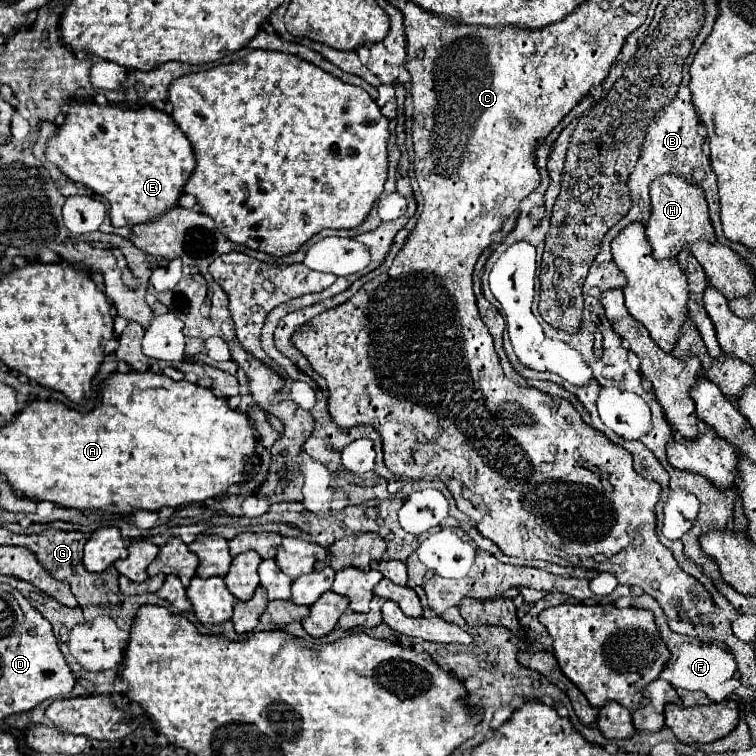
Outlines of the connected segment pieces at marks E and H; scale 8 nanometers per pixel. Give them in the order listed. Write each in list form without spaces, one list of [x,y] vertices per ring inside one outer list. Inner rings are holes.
[[[69,100],[65,102],[63,108],[65,108],[65,122],[57,126],[55,134],[47,140],[45,156],[67,178],[85,184],[95,194],[109,200],[113,210],[111,216],[113,226],[147,222],[177,204],[177,198],[183,194],[183,186],[195,168],[195,156],[189,140],[169,114],[151,106],[141,106],[139,110],[123,108],[113,102],[101,106],[95,100],[87,102]]]
[[[663,174],[651,182],[649,194],[651,194],[651,216],[645,224],[645,232],[647,240],[651,242],[655,258],[673,258],[679,254],[681,248],[687,248],[703,266],[711,284],[725,298],[729,300],[739,298],[755,290],[751,266],[745,260],[739,260],[737,252],[733,252],[729,246],[723,246],[717,240],[709,220],[705,192],[699,184],[691,184],[679,174]]]

